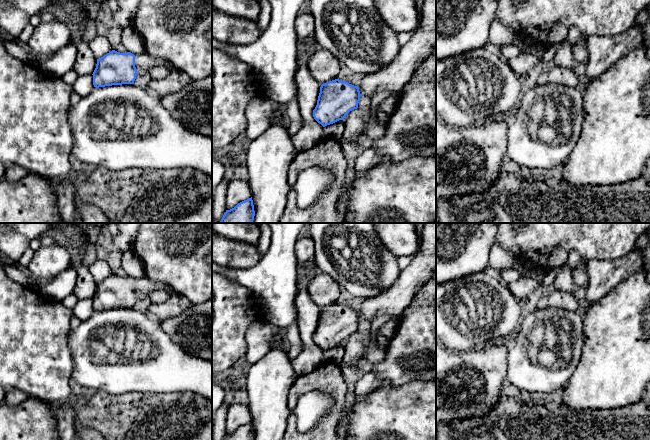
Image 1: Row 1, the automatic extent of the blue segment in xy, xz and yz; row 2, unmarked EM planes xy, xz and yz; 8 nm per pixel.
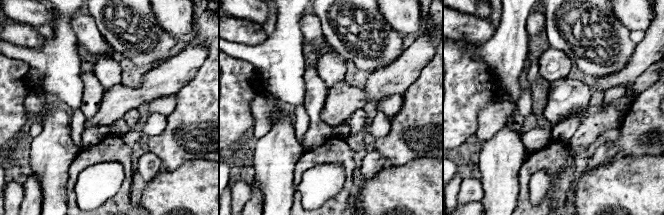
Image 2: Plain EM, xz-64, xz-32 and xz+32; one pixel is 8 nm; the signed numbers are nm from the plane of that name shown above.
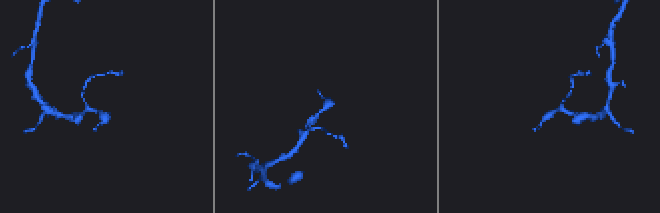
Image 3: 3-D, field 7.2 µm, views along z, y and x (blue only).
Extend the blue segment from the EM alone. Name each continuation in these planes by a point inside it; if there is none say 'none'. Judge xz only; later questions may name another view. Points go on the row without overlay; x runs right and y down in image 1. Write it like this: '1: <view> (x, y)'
1: xz (397, 298)

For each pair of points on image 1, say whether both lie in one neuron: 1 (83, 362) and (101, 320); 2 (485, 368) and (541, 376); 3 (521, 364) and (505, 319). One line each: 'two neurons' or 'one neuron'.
1: one neuron
2: two neurons
3: two neurons

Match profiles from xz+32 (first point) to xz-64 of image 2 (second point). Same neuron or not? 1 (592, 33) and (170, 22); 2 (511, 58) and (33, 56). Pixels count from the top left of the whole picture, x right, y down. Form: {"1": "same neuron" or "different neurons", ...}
{"1": "different neurons", "2": "same neuron"}

